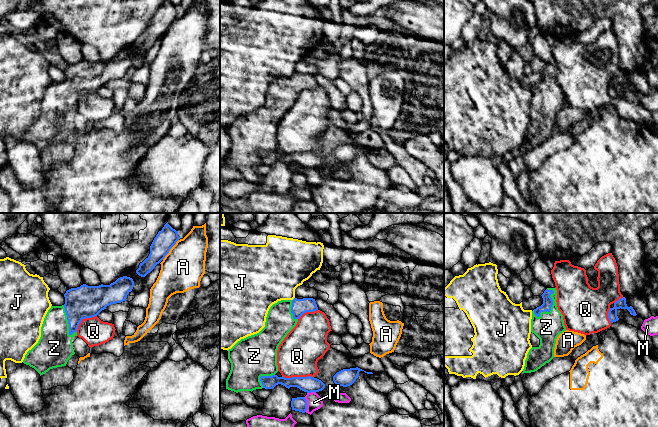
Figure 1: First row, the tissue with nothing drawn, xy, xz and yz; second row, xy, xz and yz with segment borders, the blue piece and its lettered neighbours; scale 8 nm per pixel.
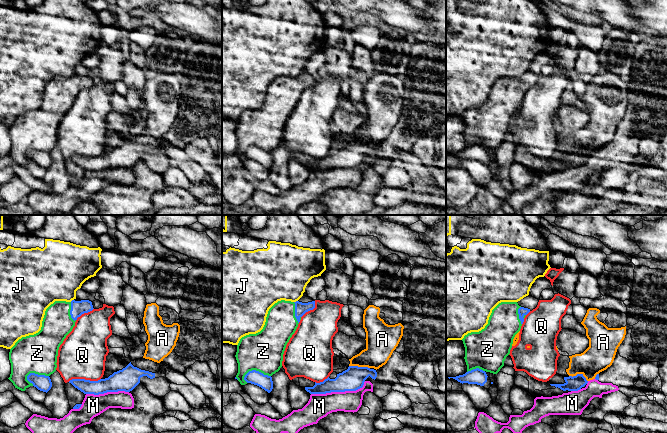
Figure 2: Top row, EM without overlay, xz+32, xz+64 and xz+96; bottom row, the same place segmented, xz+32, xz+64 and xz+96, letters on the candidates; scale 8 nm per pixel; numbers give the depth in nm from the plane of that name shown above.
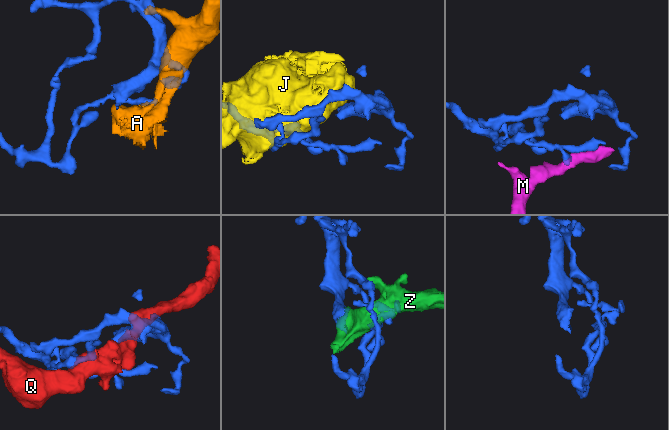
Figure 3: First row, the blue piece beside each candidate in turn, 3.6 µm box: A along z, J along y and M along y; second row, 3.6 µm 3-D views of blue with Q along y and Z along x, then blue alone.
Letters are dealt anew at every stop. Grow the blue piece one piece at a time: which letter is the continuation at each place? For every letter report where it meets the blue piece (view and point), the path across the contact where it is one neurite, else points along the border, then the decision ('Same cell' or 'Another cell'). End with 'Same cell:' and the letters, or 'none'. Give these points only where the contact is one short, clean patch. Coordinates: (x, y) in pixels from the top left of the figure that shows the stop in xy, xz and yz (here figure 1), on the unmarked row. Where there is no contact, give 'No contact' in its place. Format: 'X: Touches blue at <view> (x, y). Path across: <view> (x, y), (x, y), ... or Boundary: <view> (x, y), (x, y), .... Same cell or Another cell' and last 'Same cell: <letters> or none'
A: Touches blue at xy (170, 24). Another cell
J: Touches blue at xz (293, 75). Another cell
M: Touches blue at xz (306, 180). Another cell
Q: Touches blue at xz (298, 153). Another cell
Z: Touches blue at yz (551, 82). Same cell
Same cell: Z

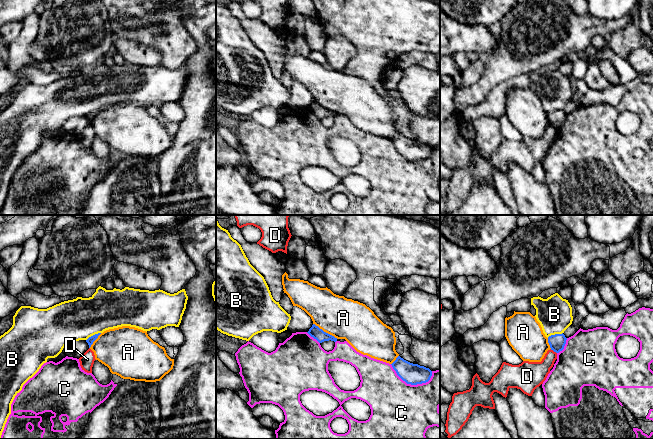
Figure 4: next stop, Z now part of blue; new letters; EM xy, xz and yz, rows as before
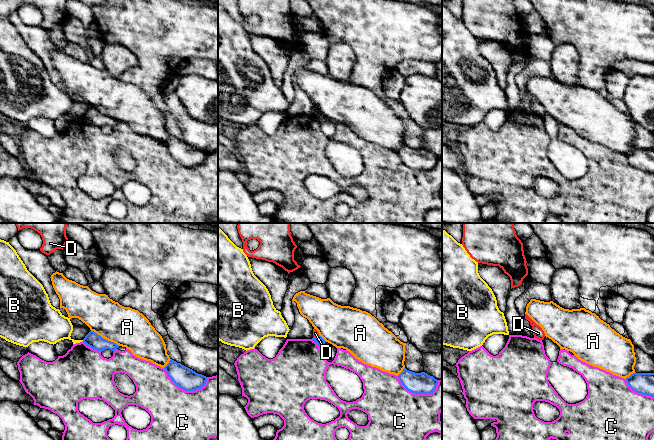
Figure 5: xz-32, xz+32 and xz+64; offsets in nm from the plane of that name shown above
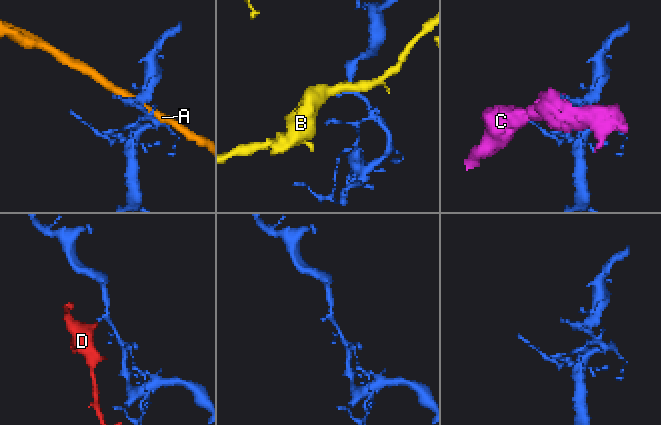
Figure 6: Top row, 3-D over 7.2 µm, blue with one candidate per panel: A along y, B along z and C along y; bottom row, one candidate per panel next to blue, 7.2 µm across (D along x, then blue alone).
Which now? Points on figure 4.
A: Touches blue at xz (325, 108). Another cell
B: Touches blue at yz (555, 110). Another cell
C: Touches blue at xz (410, 159). Another cell
D: Touches blue at yz (553, 126). Boundary: yz (550, 125), (556, 129). Another cell
Same cell: none

